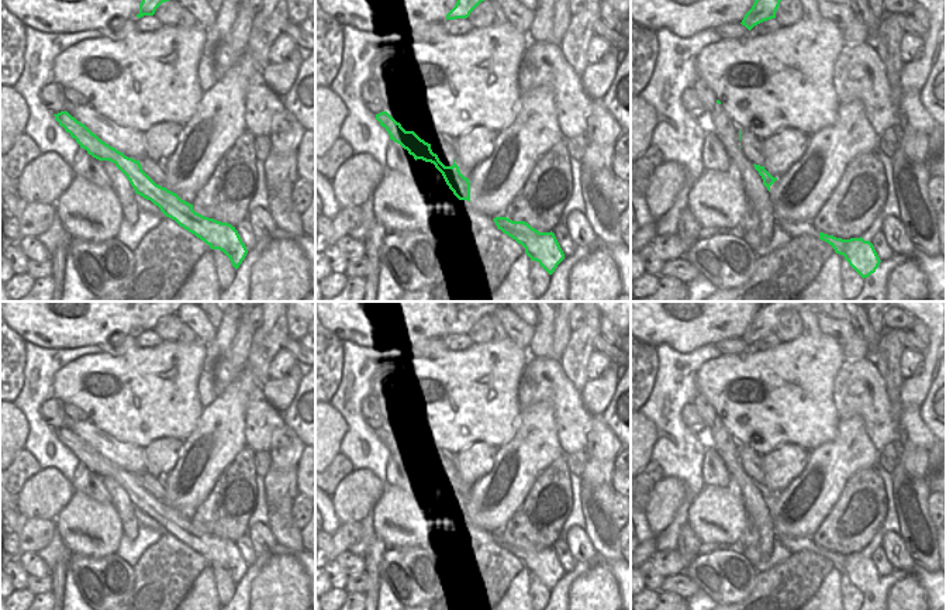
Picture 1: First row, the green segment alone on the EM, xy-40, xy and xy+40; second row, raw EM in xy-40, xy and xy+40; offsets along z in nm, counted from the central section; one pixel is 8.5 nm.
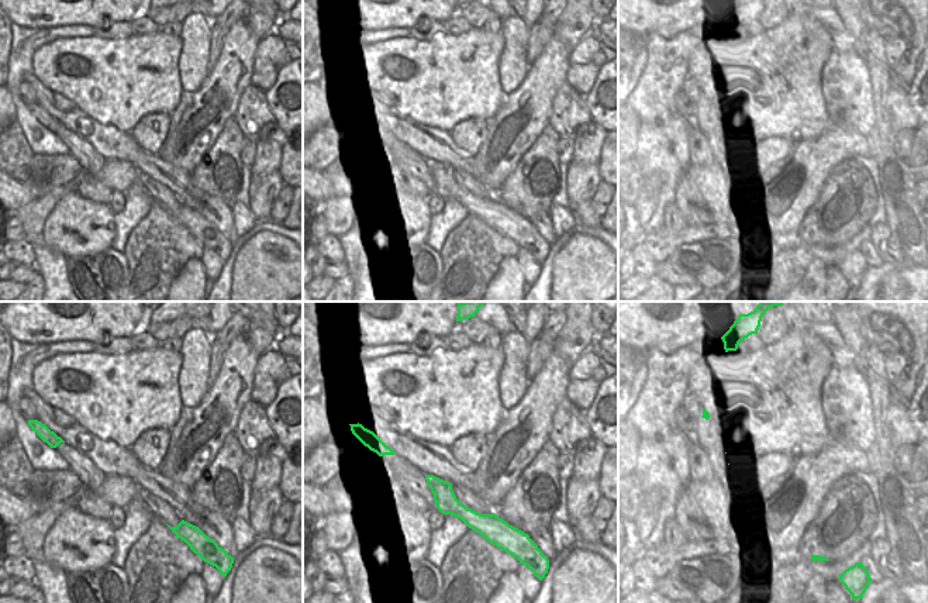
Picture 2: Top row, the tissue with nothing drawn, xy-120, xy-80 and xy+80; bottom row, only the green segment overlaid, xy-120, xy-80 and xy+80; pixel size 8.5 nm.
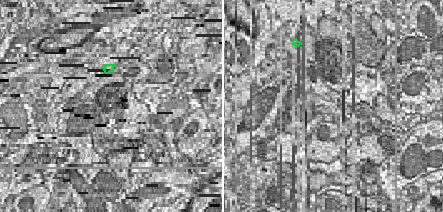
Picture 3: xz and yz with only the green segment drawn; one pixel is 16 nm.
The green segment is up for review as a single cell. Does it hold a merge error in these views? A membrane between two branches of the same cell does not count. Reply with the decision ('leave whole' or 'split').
split

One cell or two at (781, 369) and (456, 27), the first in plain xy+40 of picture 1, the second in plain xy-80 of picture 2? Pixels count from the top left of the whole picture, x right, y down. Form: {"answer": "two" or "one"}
{"answer": "two"}

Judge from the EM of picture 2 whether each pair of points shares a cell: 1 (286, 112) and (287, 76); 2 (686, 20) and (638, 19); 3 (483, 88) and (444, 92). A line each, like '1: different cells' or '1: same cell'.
1: same cell
2: same cell
3: same cell

